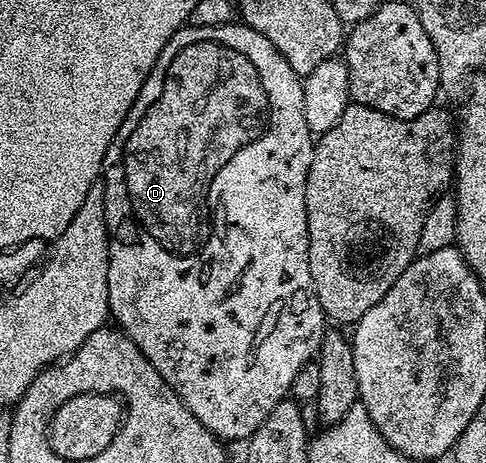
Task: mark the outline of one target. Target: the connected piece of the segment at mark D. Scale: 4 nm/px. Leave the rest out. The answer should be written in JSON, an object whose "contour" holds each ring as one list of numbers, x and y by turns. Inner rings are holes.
{"contour":[[233,21,221,27,185,25,174,33,174,37,170,37,166,49,162,49,154,69,150,69,150,77,146,77,130,113,126,113,126,121,122,121,122,125,118,129,114,141,108,147,108,152,104,158,102,182,104,185,104,204,106,205,106,225,108,226,108,310,111,318,117,319,115,322,118,324,119,330,128,335,130,341,134,341,134,345,138,345,138,349,142,349,142,353,154,365,154,369,158,369,158,373,164,382,170,384,174,393,178,393,178,397,186,405,186,409,190,409,190,413,194,413,194,417,198,417,198,421,202,421,202,425,206,425,206,429,210,429,210,433,214,433,216,438,221,441,229,441,228,439,247,441,251,439,252,434,258,429,258,425,262,425,262,421,266,421,266,417,270,417,270,409,274,409,274,405,278,405,282,400,289,398,294,377,298,377,298,369,302,369,302,365,313,362,317,358,320,342,324,339,326,316,316,296,314,281,310,277,310,257,308,256,306,181,310,173,313,146,314,136,311,129,306,125,304,84,301,76,296,75,294,69,290,69,290,61,286,61,286,57,282,57,282,53,278,53,278,49,274,49,274,45,270,45,270,41,266,41,266,37,262,37,262,33,258,33,243,22]]}

